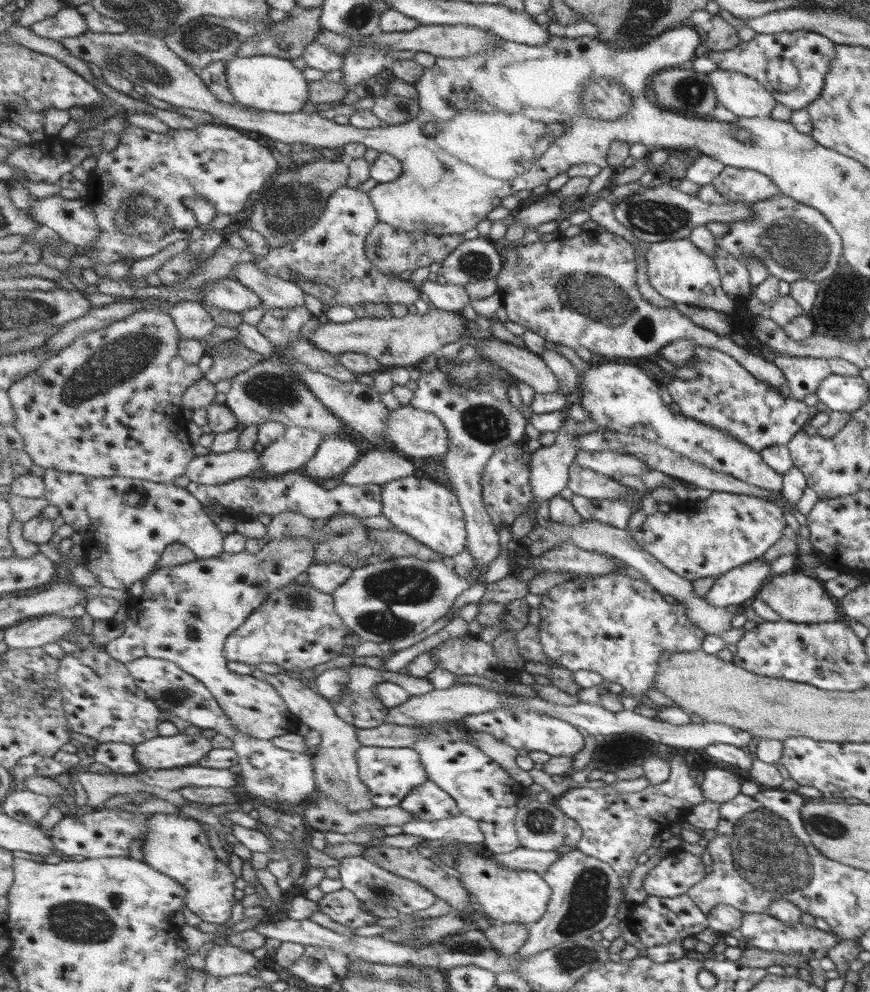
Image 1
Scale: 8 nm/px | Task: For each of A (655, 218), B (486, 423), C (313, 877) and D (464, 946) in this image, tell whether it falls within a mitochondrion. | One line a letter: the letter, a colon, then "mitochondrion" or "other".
A: mitochondrion
B: mitochondrion
C: other
D: mitochondrion

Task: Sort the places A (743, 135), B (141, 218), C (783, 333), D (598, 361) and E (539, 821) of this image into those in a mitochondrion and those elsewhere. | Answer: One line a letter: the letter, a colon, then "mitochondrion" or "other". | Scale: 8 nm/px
A: mitochondrion
B: mitochondrion
C: other
D: other
E: mitochondrion

